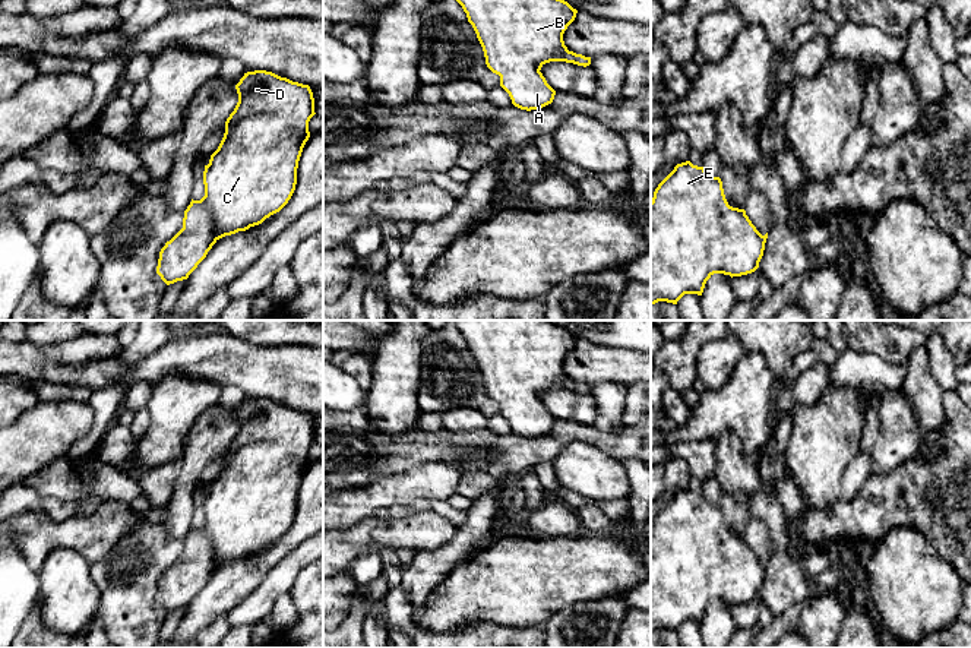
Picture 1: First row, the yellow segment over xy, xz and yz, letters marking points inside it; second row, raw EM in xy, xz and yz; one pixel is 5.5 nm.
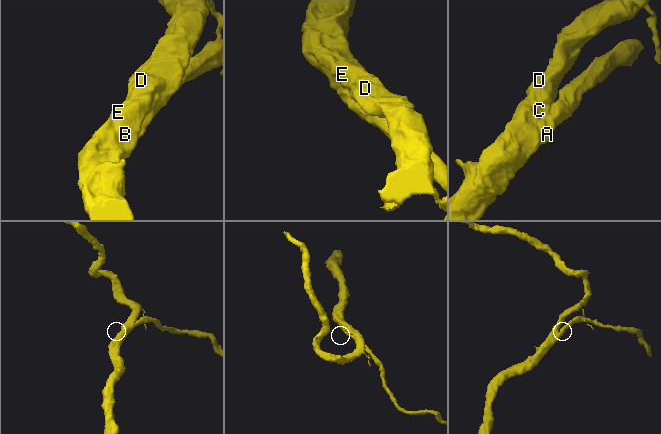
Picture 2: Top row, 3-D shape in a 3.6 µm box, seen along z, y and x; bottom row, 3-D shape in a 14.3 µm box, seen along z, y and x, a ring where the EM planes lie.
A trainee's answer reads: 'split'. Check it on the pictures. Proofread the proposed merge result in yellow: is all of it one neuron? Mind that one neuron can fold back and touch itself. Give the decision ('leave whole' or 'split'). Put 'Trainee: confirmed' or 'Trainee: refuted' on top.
Trainee: refuted
leave whole

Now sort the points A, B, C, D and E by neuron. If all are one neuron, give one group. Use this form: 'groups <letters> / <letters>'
groups A B C D E

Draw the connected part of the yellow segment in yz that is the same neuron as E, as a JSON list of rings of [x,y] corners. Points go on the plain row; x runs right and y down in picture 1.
[[[690,489],[677,491],[658,512],[651,528],[651,633],[658,629],[677,632],[684,622],[702,623],[714,601],[741,604],[755,600],[763,584],[768,560],[762,563],[744,537],[728,532],[722,509]]]

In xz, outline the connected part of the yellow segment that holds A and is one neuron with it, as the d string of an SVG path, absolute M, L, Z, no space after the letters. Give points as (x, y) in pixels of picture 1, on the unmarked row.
M449 320L466 341L483 374L487 395L500 404L500 414L521 437L537 437L553 430L556 418L540 399L545 391L566 389L589 393L591 385L569 379L563 361L578 338L547 320Z

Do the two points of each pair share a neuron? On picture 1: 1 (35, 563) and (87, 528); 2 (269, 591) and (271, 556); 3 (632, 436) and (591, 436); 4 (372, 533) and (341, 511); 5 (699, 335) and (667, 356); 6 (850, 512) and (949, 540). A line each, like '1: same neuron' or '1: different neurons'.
1: same neuron
2: different neurons
3: same neuron
4: different neurons
5: same neuron
6: same neuron

